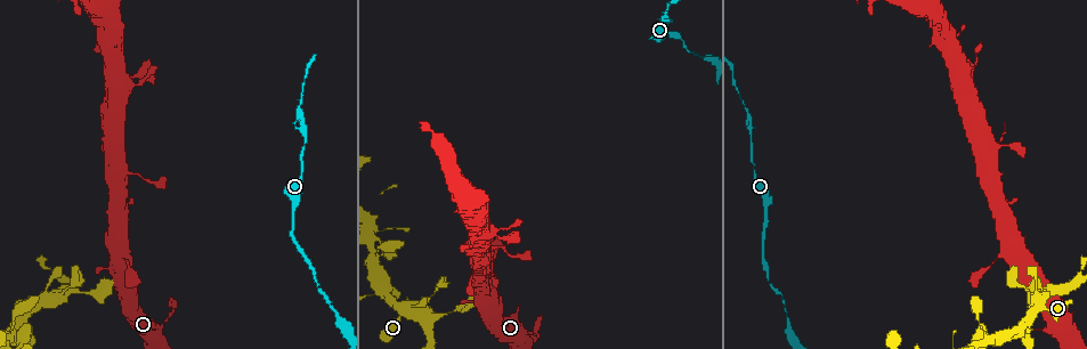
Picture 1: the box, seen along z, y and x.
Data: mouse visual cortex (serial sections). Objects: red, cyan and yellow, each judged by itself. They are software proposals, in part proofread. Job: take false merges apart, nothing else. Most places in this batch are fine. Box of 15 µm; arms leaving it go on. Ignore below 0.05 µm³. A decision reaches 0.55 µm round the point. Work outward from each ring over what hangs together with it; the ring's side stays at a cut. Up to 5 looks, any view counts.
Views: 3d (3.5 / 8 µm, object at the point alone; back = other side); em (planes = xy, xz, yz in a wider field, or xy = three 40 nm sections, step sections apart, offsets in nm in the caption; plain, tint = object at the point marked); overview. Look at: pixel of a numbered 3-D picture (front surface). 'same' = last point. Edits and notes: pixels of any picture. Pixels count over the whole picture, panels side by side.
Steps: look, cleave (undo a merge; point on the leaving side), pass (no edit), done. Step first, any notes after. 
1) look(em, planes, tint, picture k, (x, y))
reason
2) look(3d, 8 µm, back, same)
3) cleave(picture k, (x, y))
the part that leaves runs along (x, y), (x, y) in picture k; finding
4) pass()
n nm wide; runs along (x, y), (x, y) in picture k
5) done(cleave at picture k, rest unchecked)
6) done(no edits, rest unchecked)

look(3d, 3.5 µm, back, picture 1, (415, 306))
thin neck

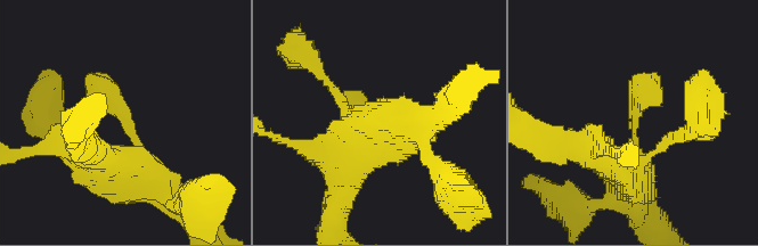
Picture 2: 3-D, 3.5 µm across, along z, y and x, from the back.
look(em, xy, step 2, tint, picture 2, (634, 130))
arms of 300, 500 nm

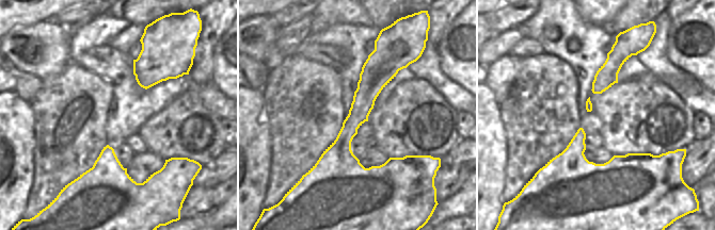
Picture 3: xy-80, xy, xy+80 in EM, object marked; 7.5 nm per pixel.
look(em, xy, step 5, tint, same)
cut it another way

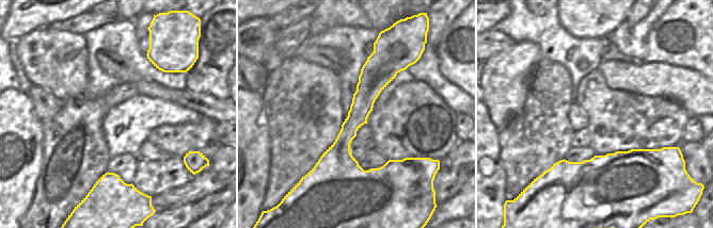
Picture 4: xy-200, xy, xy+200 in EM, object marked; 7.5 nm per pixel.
pass()
one cell here

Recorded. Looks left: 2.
look(3d, 3.5 µm, picture 1, (6, 342))
thin arm on a thick one

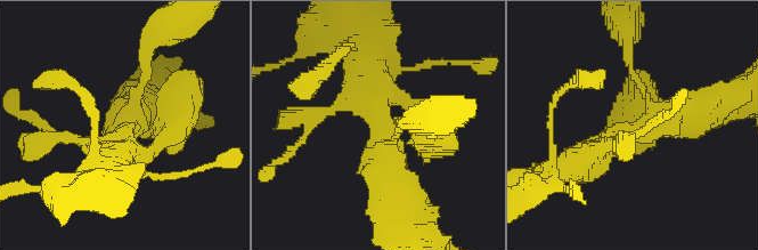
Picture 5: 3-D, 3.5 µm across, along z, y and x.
look(em, xy, step 3, tint, picture 5, (387, 141))

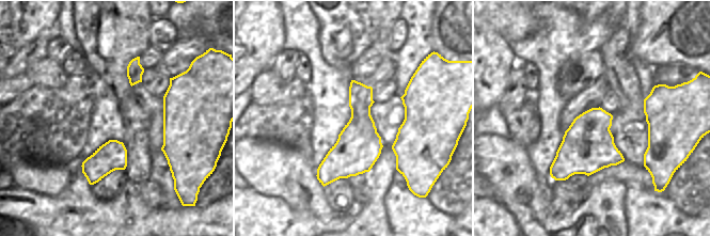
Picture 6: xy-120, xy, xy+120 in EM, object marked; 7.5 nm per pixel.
pass()
runs along (716, 107), (611, 138), (588, 160) in picture 5; one cell here

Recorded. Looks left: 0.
done(no edits, rest unchecked)

